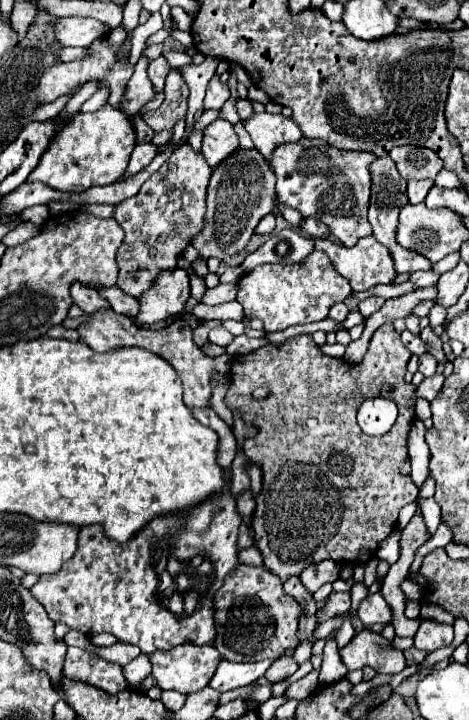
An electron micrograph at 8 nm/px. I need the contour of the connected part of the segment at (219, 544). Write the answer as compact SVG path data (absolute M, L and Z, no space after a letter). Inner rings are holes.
M191 409L191 413L199 423L211 427L219 435L217 459L223 471L227 471L227 487L223 487L223 493L187 511L151 519L131 543L107 539L103 527L81 527L75 557L63 563L59 573L41 575L39 583L31 587L33 597L55 623L63 621L85 635L111 633L117 641L137 645L145 655L169 651L183 643L209 645L215 641L213 595L223 585L225 577L241 563L237 559L237 535L243 519L231 495L231 463L237 453L237 443L233 431L213 409ZM169 563L177 567L171 575L167 573ZM187 591L197 591L201 595L199 607L191 615L173 615L169 611L171 595L183 595Z

